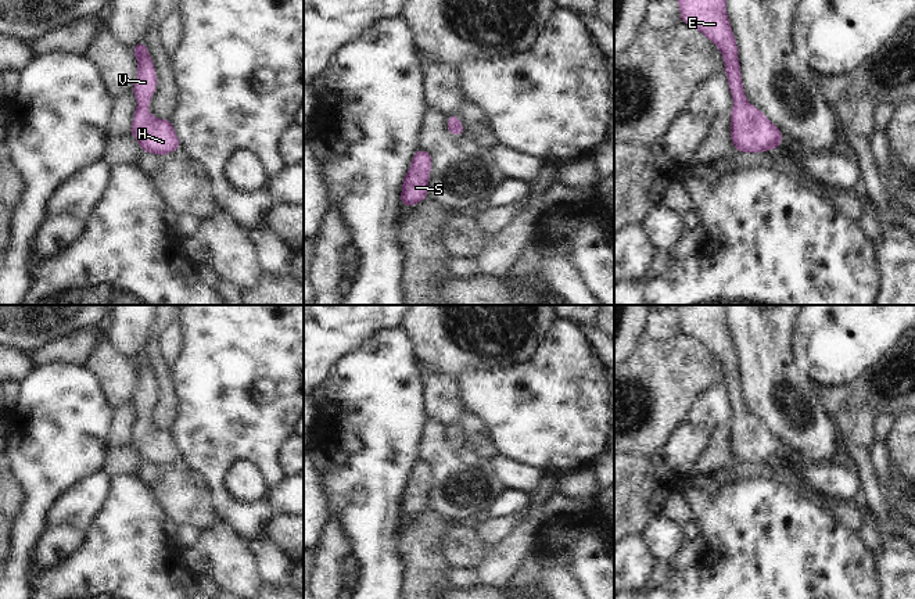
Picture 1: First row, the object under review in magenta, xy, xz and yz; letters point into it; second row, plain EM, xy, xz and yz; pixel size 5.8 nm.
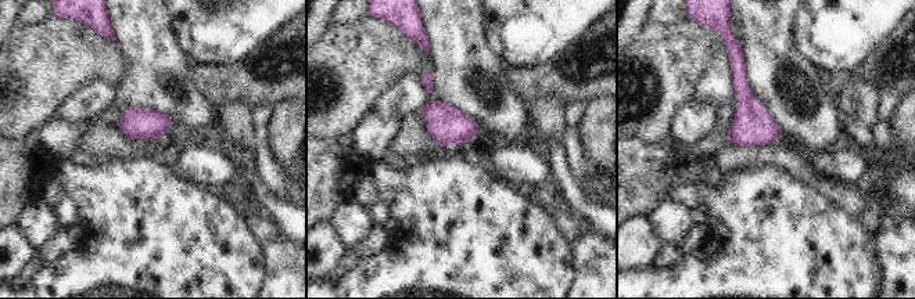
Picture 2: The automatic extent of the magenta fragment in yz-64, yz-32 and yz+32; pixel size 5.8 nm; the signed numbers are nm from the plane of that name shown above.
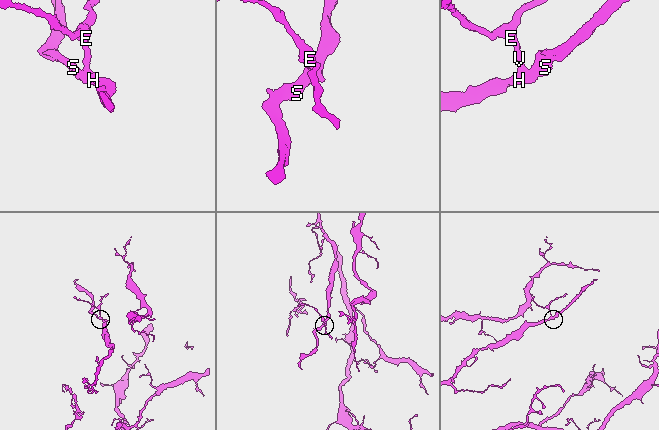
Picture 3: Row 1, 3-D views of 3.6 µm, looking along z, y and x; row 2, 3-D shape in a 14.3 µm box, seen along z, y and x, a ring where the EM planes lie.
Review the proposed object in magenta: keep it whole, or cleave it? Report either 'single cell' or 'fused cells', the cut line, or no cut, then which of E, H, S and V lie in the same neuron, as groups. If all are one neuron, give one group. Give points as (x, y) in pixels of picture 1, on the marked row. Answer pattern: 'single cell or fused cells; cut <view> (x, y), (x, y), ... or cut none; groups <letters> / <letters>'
single cell; cut none; groups E H S V

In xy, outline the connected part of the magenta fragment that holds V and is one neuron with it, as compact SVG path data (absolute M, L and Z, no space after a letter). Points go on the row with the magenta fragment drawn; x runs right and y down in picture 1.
M144 42L133 46L137 58L137 79L132 87L139 105L134 108L129 133L139 141L143 153L168 155L182 148L171 119L158 119L151 115L148 103L157 90L157 71Z

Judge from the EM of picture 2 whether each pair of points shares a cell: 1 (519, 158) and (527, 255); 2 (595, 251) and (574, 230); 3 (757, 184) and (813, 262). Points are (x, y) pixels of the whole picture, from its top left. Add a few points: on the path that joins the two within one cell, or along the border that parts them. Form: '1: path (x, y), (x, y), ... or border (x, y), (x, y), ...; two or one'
1: border (491, 173), (519, 188); two
2: border (582, 220), (582, 231), (570, 244); two
3: path (764, 204), (764, 213), (793, 242); one

